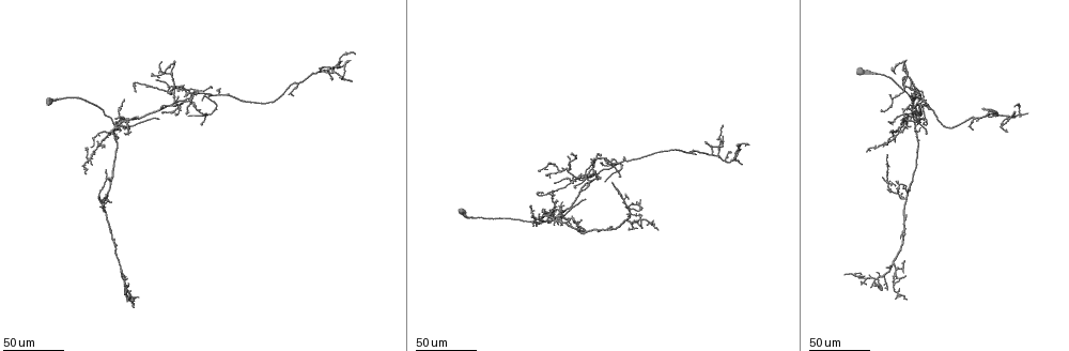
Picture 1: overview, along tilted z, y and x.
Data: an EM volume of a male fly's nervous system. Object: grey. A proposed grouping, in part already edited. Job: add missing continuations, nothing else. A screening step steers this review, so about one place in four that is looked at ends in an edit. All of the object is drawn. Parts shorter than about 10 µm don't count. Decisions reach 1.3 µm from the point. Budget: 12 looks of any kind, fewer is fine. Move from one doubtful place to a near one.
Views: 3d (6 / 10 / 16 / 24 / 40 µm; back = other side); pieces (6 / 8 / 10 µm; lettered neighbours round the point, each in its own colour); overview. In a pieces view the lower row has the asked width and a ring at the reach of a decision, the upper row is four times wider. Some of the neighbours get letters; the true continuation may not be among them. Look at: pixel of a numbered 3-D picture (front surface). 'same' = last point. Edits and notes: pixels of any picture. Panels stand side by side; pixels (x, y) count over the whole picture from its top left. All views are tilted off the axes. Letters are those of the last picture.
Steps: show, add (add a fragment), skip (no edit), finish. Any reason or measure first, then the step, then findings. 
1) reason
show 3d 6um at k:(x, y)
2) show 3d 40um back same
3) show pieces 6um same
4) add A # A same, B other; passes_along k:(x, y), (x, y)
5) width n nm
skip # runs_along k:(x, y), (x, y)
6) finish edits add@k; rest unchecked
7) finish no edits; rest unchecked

branch stops here
show 3d 24um at 1:(161, 61)

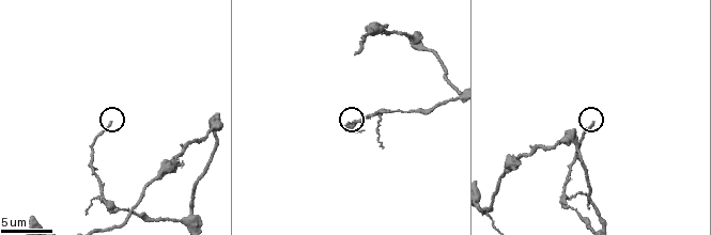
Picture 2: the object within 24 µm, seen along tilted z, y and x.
what lies round it
show pieces 6um at 2:(110, 120)

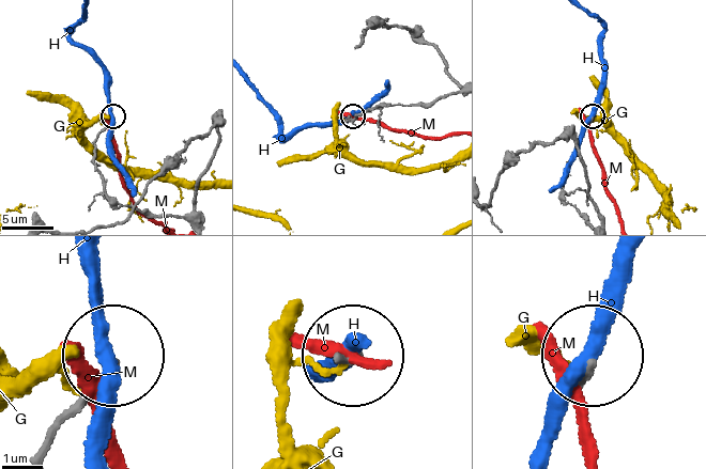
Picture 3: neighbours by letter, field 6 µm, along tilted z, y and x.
skip # G other, H other, M other; runs_along 3:(174, 216), (119, 205), (106, 194), (95, 150), (111, 118); no lettered fragment goes on from it

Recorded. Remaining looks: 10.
long arm stops here
show 3d 24um at 1:(583, 200)

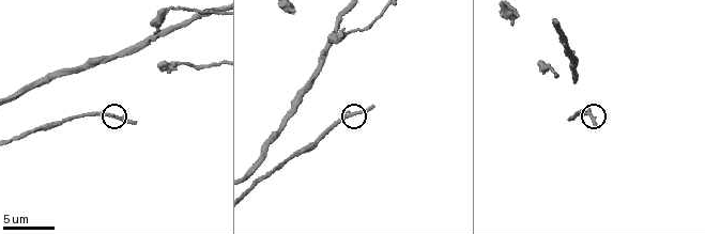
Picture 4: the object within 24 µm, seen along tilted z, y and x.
show pieces 6um at 4:(372, 106)

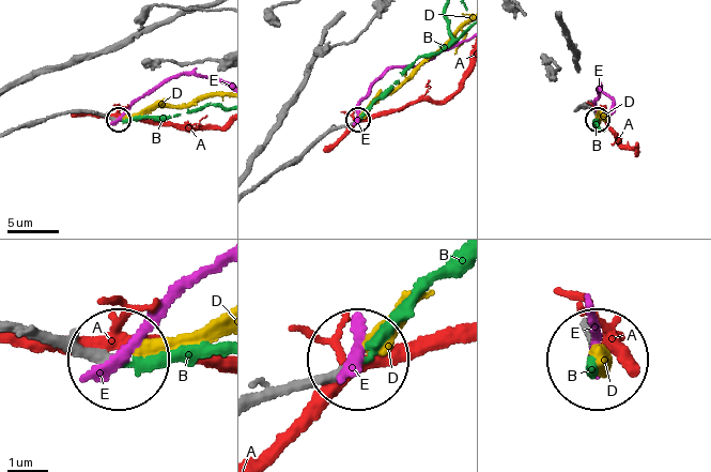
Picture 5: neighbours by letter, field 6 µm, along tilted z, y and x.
add B # A other, B same, D other, E other; passes_along 5:(88, 111), (133, 120), (167, 118), (219, 105); it goes on there

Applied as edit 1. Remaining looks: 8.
redraw
show overview

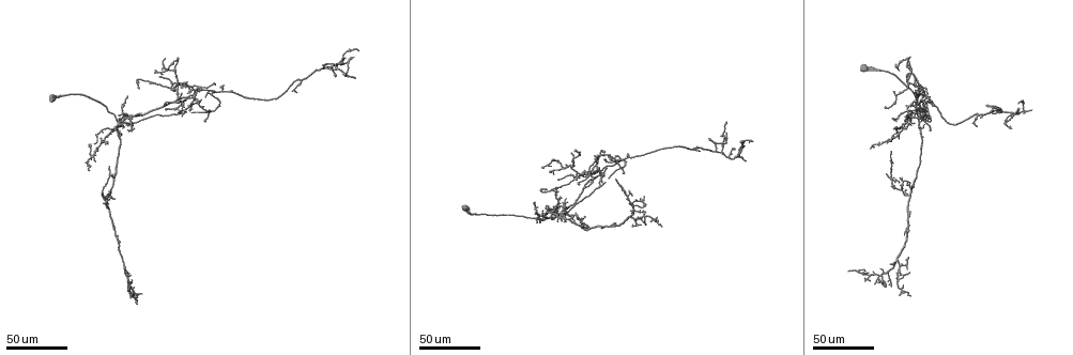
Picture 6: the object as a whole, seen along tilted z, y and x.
show 3d 40um at 6:(131, 114)

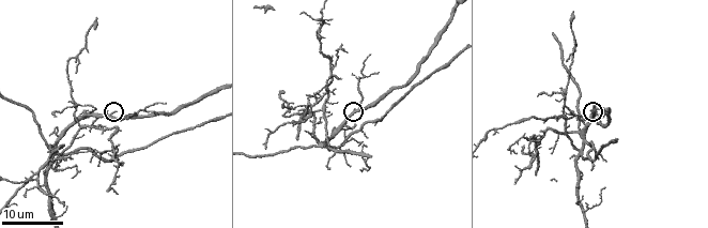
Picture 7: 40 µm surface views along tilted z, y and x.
show pieces 10um at 7:(105, 110)

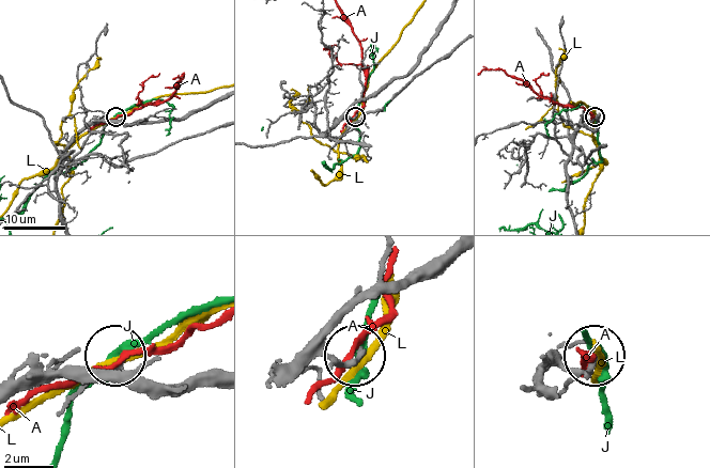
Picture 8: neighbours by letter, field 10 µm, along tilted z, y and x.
skip # A other, J other, L other; runs_along 8:(298, 377), (322, 356), (350, 363), (359, 353); no lettered fragment goes on from it

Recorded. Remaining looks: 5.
an open end
show 3d 40um at 6:(631, 225)

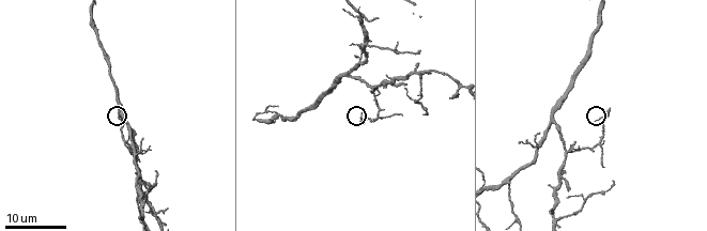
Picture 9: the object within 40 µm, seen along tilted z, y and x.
show 3d 6um at 9:(607, 109)

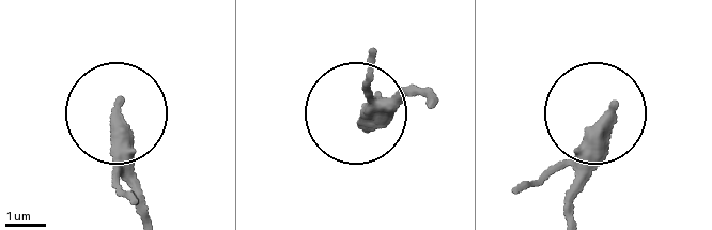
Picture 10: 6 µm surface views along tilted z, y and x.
show pieces 10um at 10:(117, 110)

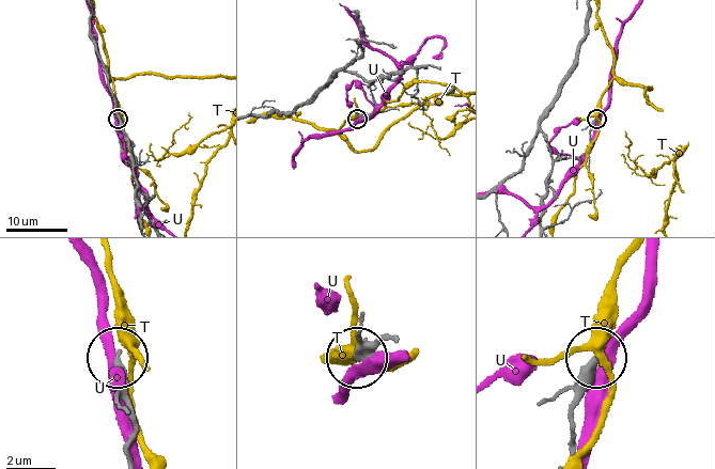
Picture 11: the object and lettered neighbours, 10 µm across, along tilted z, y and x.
skip # T other, U other; no lettered fragment goes on from it

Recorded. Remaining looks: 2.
tapers out
show 3d 24um at 6:(1031, 108)

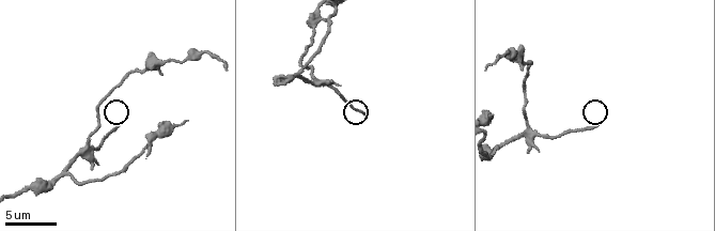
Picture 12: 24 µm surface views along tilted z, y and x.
what lies round it
show pieces 10um at 12:(364, 112)

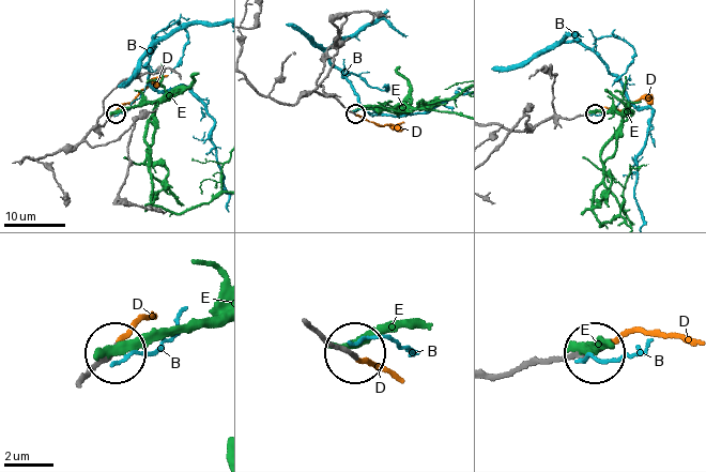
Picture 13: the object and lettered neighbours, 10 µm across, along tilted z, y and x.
add D # B other, D same, E other; passes_along 13:(86, 380), (137, 322), (153, 317); it goes on there

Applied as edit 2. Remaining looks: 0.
finish edits add@5, add@13; rest unchecked

